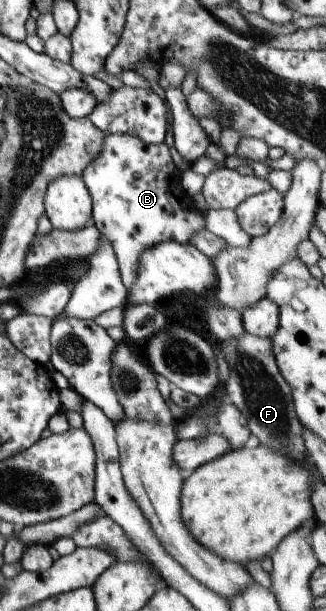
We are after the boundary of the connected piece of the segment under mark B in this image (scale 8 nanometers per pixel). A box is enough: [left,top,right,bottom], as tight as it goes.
[83,133,207,289]

